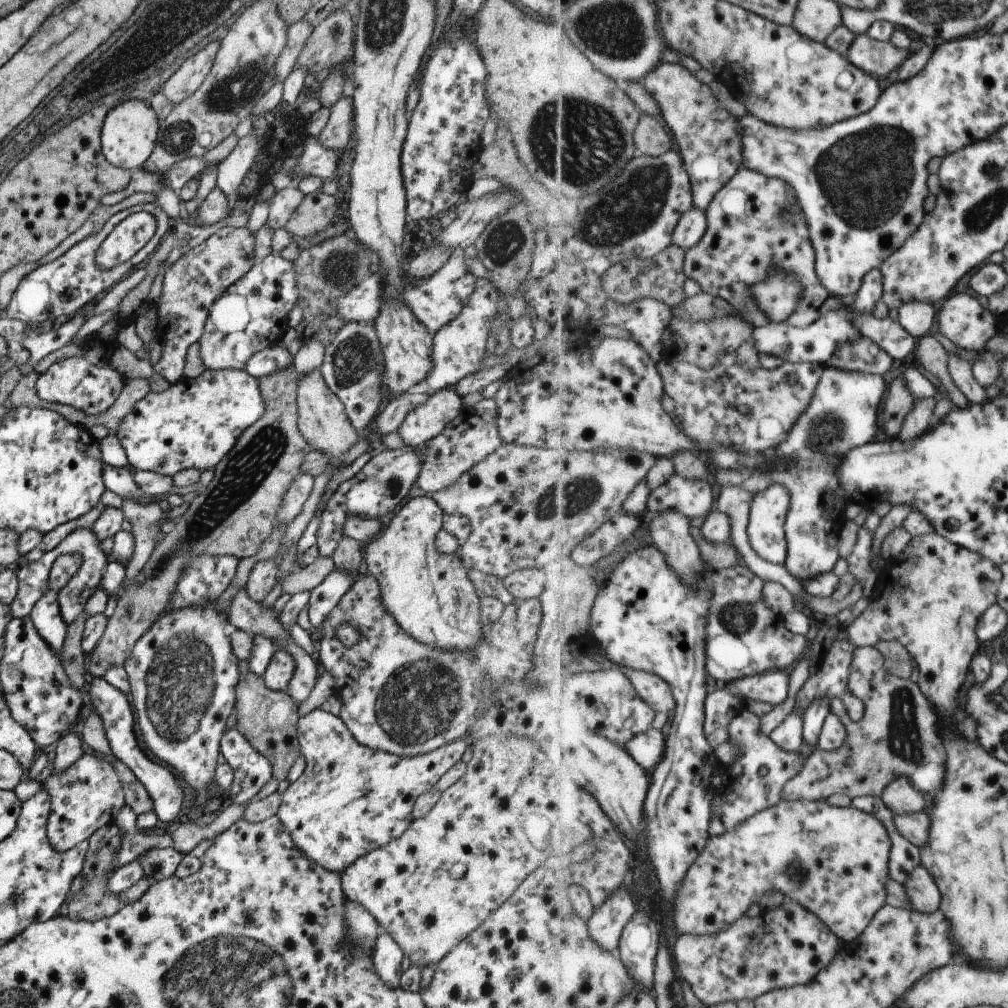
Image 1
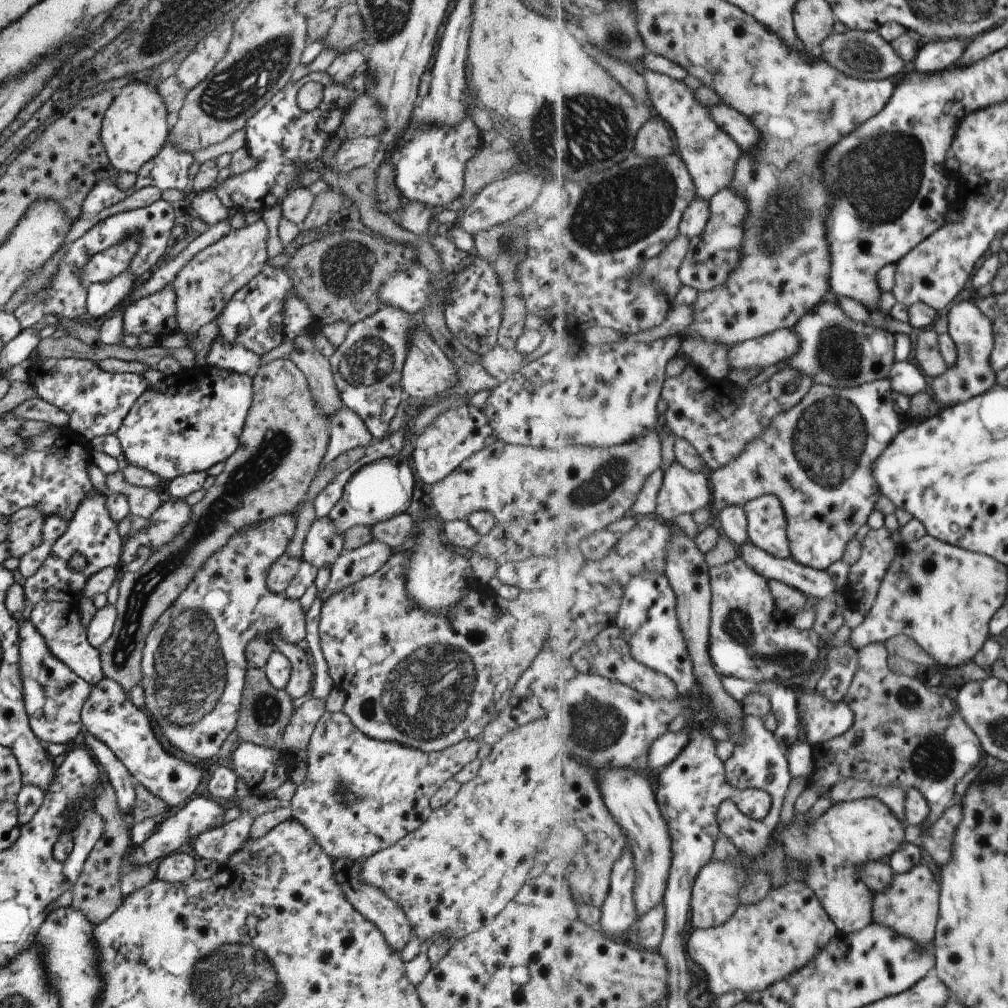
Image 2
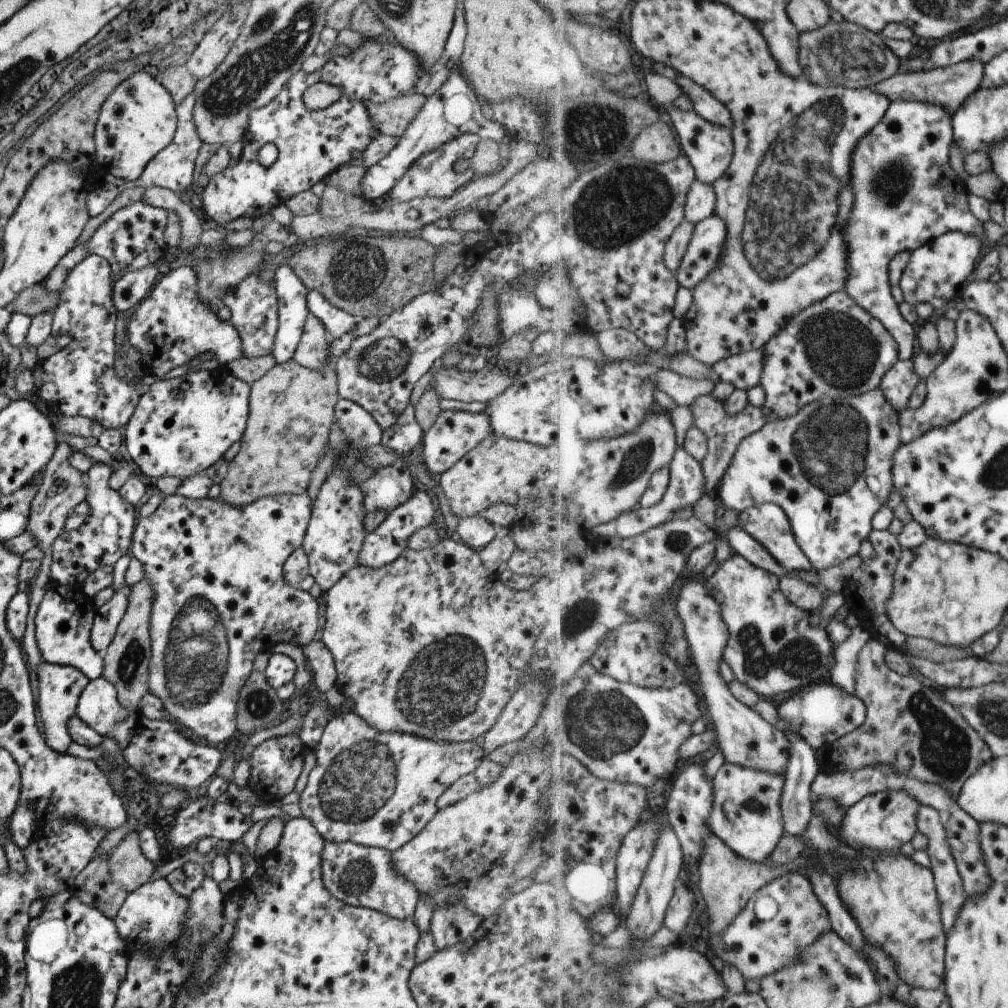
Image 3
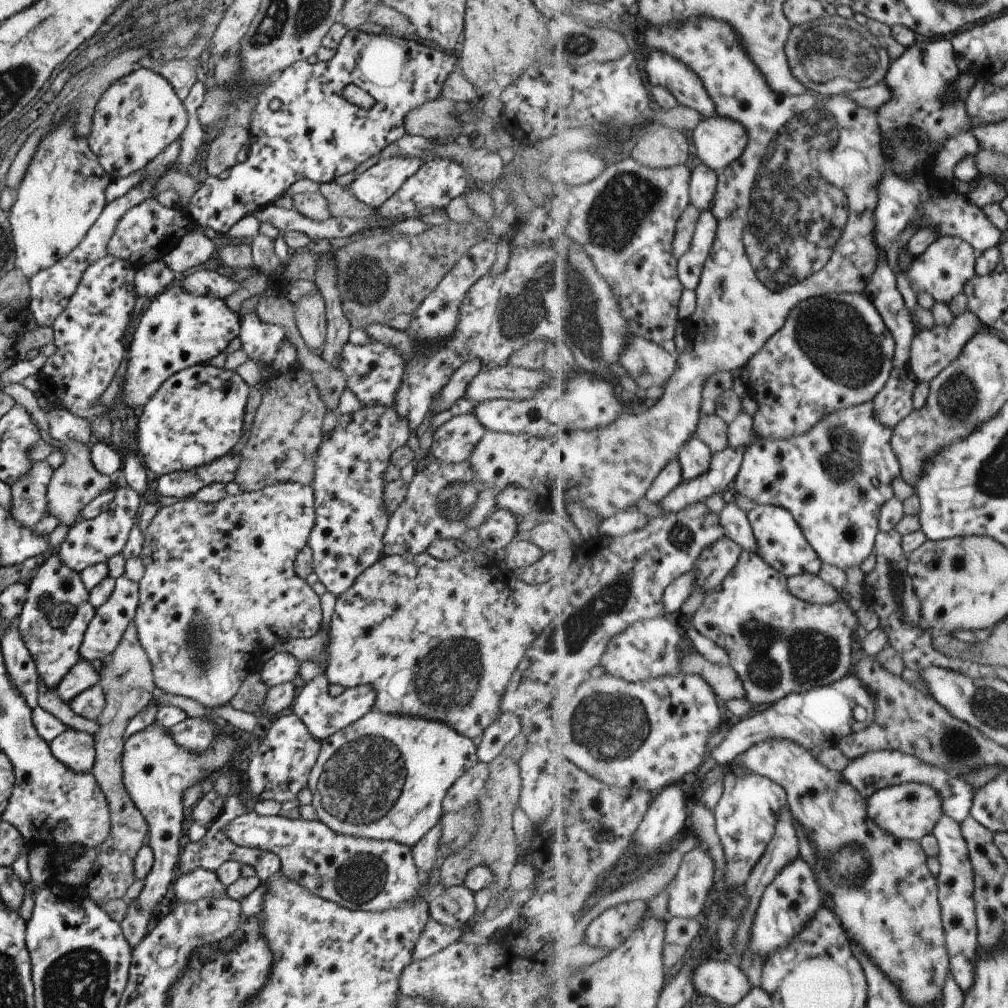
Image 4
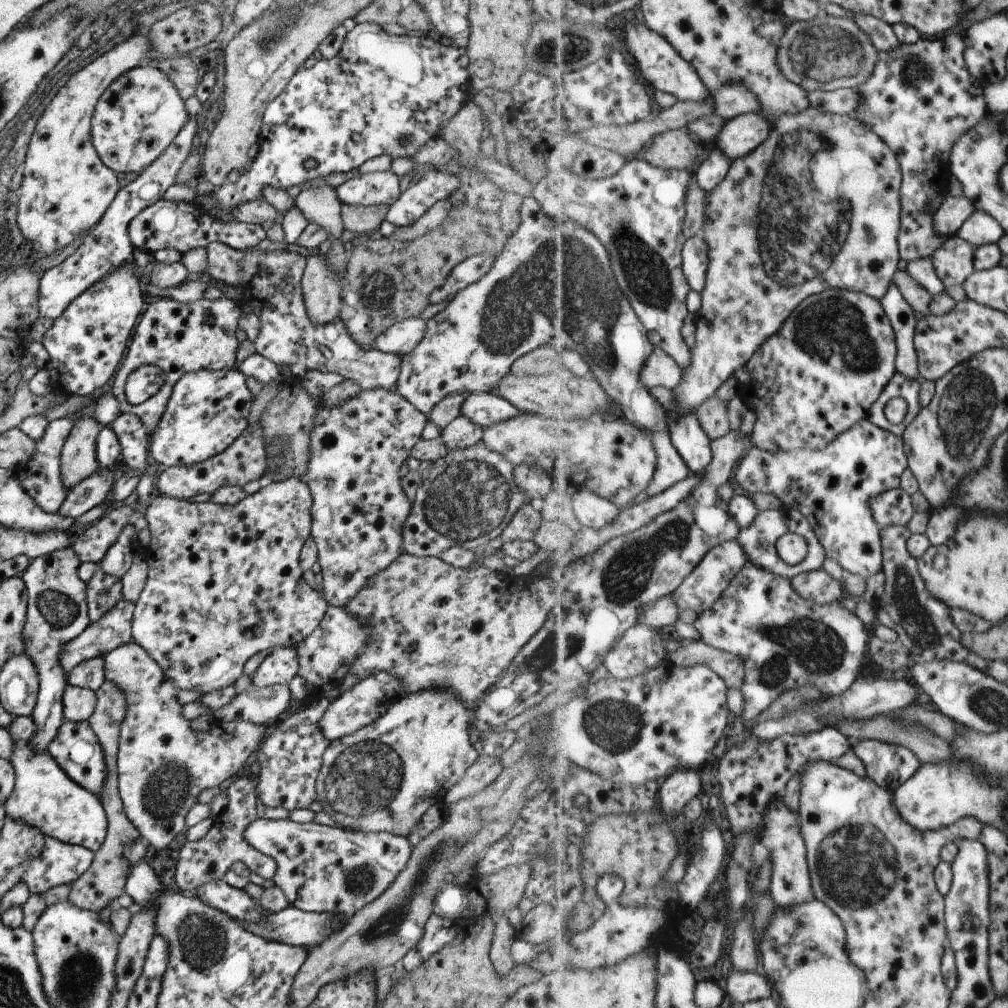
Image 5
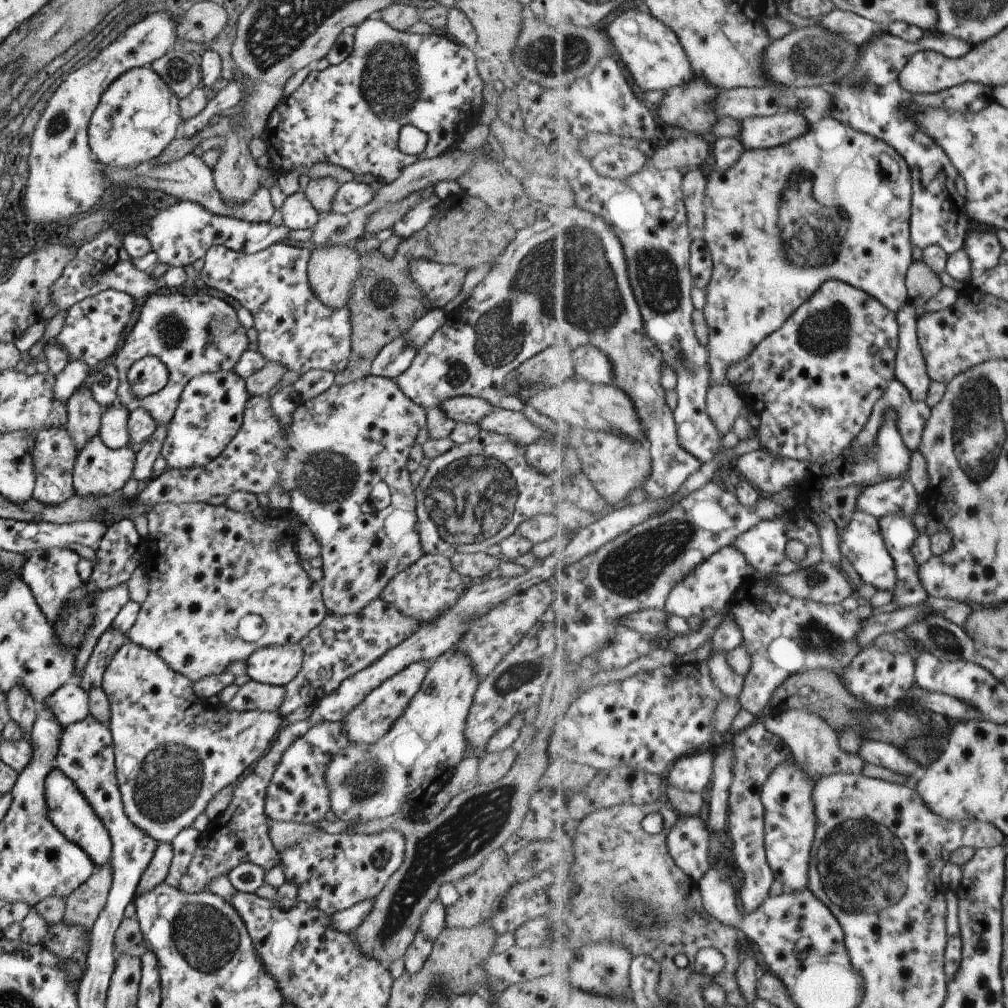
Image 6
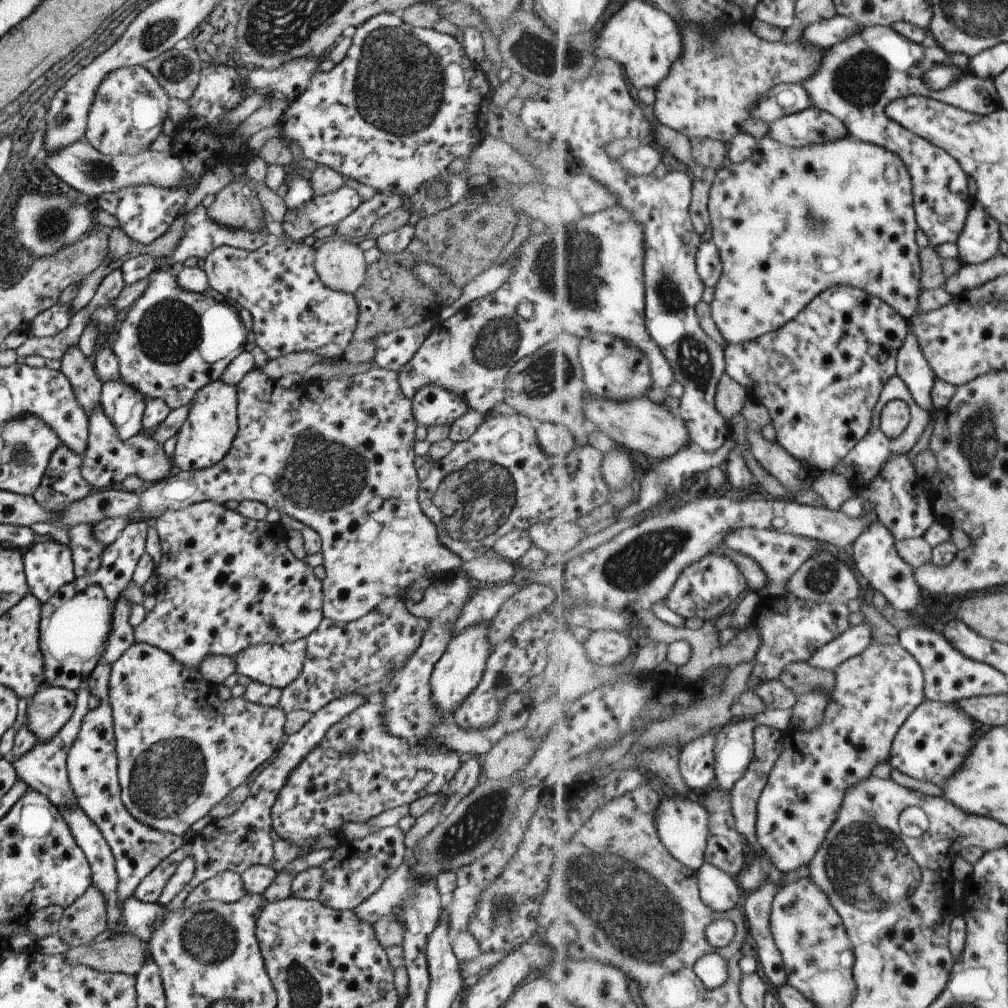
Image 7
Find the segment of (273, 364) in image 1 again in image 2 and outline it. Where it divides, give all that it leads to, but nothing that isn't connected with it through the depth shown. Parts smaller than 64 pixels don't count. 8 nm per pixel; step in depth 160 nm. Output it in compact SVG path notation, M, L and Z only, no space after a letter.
M214 339L205 356L206 365L217 366L238 374L253 375L261 366L259 357L238 344L225 344Z

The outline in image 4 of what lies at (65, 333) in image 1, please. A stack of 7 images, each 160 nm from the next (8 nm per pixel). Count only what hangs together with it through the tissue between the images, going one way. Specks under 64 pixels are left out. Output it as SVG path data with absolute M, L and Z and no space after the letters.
M162 260L141 265L134 276L136 298L138 296L154 297L174 282L174 272L165 266Z

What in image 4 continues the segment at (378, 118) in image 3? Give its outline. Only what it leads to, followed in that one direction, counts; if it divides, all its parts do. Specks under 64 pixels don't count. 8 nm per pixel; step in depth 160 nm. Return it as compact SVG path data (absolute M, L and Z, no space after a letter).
M437 98L422 104L406 114L403 121L407 135L419 135L428 139L457 137L460 134L454 101Z

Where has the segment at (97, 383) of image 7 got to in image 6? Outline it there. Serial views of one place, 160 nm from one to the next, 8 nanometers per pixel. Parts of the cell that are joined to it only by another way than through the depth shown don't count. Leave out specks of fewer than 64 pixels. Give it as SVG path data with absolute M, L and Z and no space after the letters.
M83 386L69 395L65 405L68 416L65 431L74 442L76 452L79 452L85 442L98 434L103 408L92 397L89 387Z

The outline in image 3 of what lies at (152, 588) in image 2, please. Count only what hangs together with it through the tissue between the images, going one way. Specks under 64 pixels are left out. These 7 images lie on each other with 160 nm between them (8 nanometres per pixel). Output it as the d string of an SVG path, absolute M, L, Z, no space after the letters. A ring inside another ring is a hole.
M327 354L327 362L320 369L313 370L293 360L275 363L261 378L250 384L246 427L240 438L240 450L229 462L226 475L219 483L221 492L215 498L216 501L242 507L261 497L300 495L306 492L311 471L327 446L327 434L334 420L333 406L339 398L334 360ZM143 577L130 588L128 603L116 626L111 642L102 652L102 677L116 690L117 702L129 710L138 710L141 698L148 690L148 660L150 658L150 640L148 635L149 613L153 590Z

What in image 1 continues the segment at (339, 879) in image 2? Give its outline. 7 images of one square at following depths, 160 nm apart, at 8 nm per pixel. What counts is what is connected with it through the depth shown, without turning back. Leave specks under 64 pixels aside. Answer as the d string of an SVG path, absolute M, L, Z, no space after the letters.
M378 928L378 935L374 938L371 948L371 960L374 971L381 982L390 987L399 987L401 958L404 954L399 945L390 937L387 931Z

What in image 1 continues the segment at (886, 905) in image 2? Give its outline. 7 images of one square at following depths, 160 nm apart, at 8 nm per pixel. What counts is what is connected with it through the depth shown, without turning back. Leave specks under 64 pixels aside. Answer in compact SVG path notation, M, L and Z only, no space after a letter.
M919 865L903 886L906 888L910 900L909 910L931 914L940 909L943 898L942 891L927 867Z

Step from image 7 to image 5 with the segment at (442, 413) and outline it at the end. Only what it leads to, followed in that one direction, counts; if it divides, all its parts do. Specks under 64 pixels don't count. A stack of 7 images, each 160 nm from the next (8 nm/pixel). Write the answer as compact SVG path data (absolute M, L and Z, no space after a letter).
M467 393L460 414L482 429L521 413L510 402L493 393Z

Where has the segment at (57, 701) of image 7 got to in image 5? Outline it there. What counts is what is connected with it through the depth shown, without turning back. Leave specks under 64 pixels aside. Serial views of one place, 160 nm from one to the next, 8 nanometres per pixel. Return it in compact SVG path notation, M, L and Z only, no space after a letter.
M66 684L62 692L62 717L65 721L86 721L93 712L96 698L89 689Z

